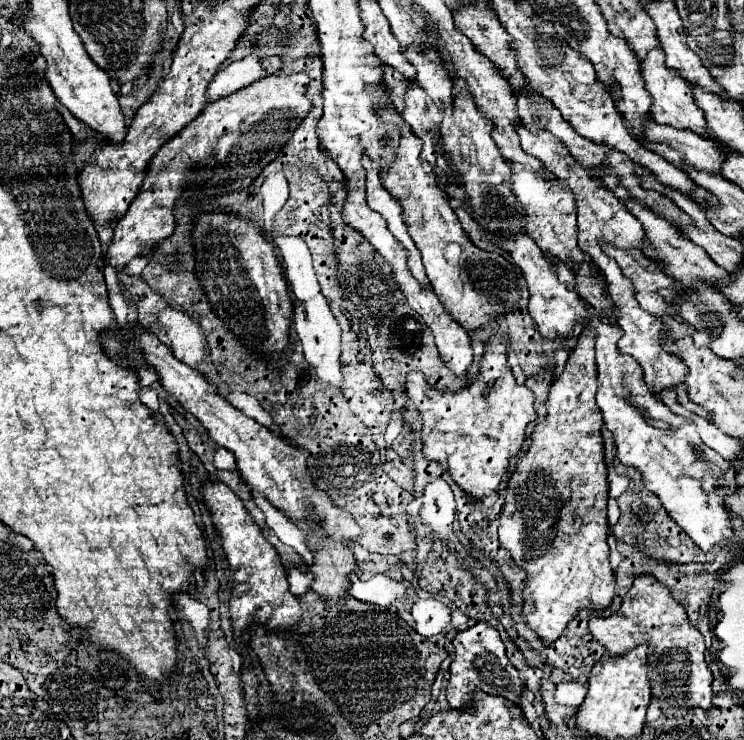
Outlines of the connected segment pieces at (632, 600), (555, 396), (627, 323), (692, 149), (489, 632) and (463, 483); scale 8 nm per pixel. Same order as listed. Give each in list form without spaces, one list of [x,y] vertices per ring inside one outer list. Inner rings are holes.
[[[648,573],[634,577],[630,591],[624,595],[622,605],[614,615],[590,615],[590,631],[610,655],[622,655],[640,643],[648,643],[652,695],[658,697],[666,715],[672,715],[674,711],[688,711],[692,707],[710,709],[712,673],[704,661],[704,637],[690,623],[686,609],[656,577]]]
[[[584,329],[564,371],[550,385],[546,419],[530,435],[530,449],[518,459],[506,487],[500,543],[528,573],[522,617],[550,645],[578,609],[604,609],[614,597],[608,549],[608,473],[604,463],[602,413],[596,405],[596,361],[592,329]]]
[[[620,309],[618,313],[620,313],[618,325],[620,325],[622,331],[624,331],[622,339],[618,341],[618,349],[620,349],[620,353],[632,355],[632,357],[640,363],[640,367],[642,367],[642,371],[644,371],[644,383],[648,385],[648,389],[650,389],[654,395],[658,395],[660,389],[676,389],[676,395],[678,395],[678,401],[680,401],[682,407],[686,407],[688,411],[692,411],[692,413],[696,413],[696,415],[706,417],[708,421],[712,421],[712,415],[710,415],[706,409],[700,409],[698,405],[692,405],[692,401],[688,399],[686,383],[684,383],[684,377],[686,377],[686,373],[688,373],[688,367],[686,367],[680,359],[676,359],[674,355],[670,355],[670,353],[666,353],[666,351],[662,349],[660,339],[664,337],[664,333],[662,333],[662,323],[660,323],[660,319],[654,317],[654,315],[650,315],[650,313],[646,313],[646,311],[642,311],[642,309]]]
[[[648,121],[644,129],[644,139],[656,143],[668,143],[670,147],[674,147],[684,155],[686,163],[708,173],[720,173],[720,165],[724,163],[722,149],[716,149],[712,139],[704,139],[696,133],[678,131],[670,129],[668,125],[658,125],[654,121]]]
[[[476,623],[474,627],[460,631],[454,637],[454,651],[456,657],[450,665],[450,679],[446,689],[446,699],[452,709],[462,709],[462,707],[468,709],[474,691],[500,695],[512,701],[514,705],[520,705],[520,695],[526,689],[526,685],[524,679],[520,679],[520,673],[506,657],[506,647],[500,639],[500,633],[494,627],[490,627],[488,623]]]
[[[490,335],[478,375],[456,393],[444,393],[428,385],[424,373],[412,371],[406,377],[406,393],[422,413],[424,455],[432,461],[446,463],[452,479],[472,497],[484,499],[496,493],[508,463],[524,443],[524,429],[538,415],[534,409],[534,393],[520,385],[506,365],[506,337]]]

